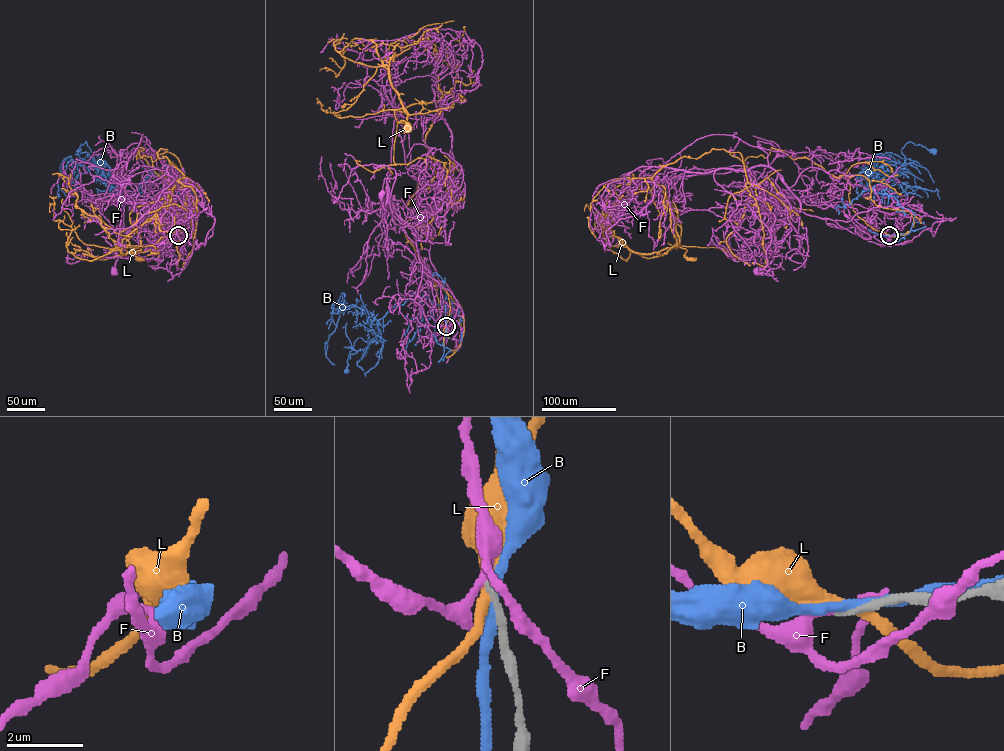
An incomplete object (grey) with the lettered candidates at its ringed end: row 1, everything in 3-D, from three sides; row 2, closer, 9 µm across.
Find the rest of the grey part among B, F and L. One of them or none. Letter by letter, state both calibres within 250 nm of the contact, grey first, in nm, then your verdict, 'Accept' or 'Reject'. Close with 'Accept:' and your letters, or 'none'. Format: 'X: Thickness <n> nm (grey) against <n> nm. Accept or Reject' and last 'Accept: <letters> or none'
B: Thickness 240 nm (grey) against 260 nm. Reject
F: Thickness 160 nm (grey) against 240 nm. Accept
L: Thickness 180 nm (grey) against 320 nm. Reject
Accept: F

